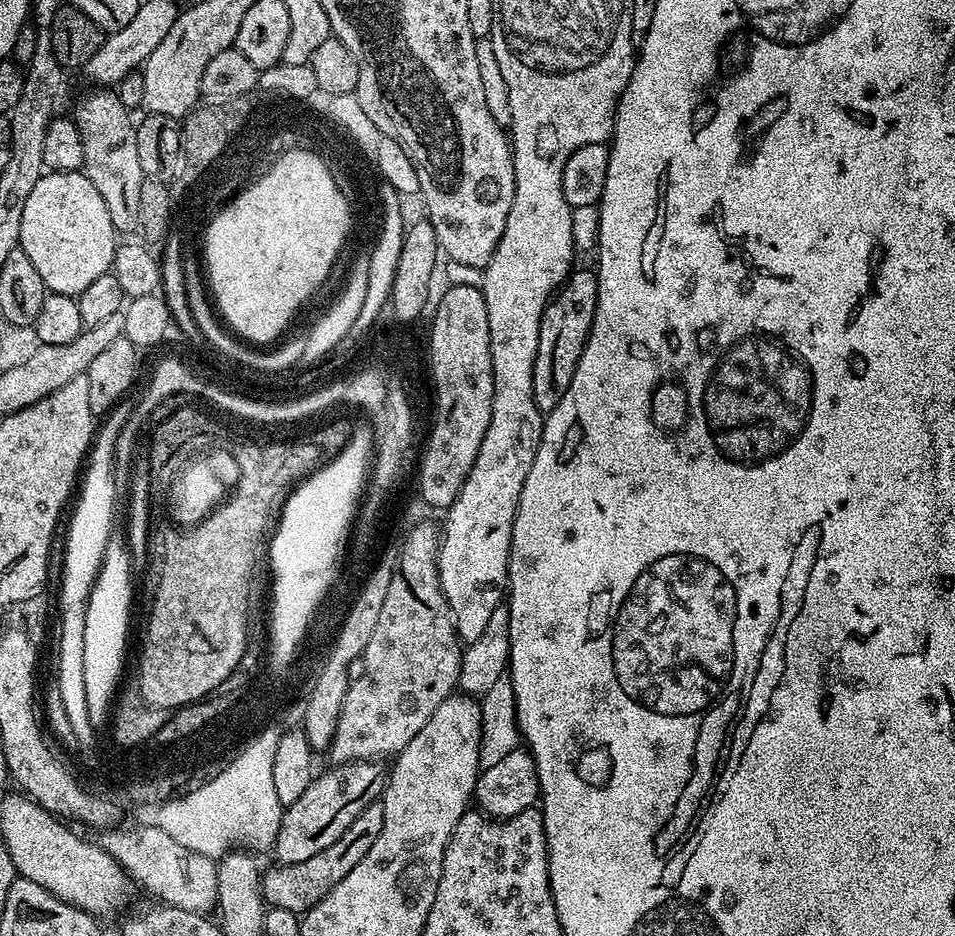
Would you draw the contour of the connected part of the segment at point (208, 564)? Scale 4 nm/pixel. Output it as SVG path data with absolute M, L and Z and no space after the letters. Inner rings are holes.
M251 447L242 454L240 463L244 476L221 503L223 511L212 520L202 520L183 530L169 526L151 533L146 572L152 575L152 613L146 616L146 622L152 629L146 632L149 645L144 660L144 692L154 707L179 710L212 696L249 651L248 603L252 600L252 583L260 572L260 563L263 565L269 555L264 537L279 512L284 491L287 487L295 491L296 480L316 463L316 452L310 447Z

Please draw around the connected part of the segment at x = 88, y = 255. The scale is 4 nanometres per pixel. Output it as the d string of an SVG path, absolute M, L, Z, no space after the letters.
M49 171L30 190L26 210L22 210L19 251L34 262L34 270L42 274L49 293L79 296L94 278L105 275L113 267L118 233L110 222L102 194L94 190L83 171Z

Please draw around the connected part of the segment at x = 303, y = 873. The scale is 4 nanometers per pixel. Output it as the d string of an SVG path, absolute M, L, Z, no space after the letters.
M377 802L362 810L362 814L358 814L358 818L354 818L352 825L342 834L342 838L326 846L326 850L314 854L314 858L306 858L306 862L280 864L269 872L267 869L262 876L265 905L297 914L311 910L327 892L338 886L338 882L342 882L342 878L346 878L346 874L350 874L350 870L354 870L354 866L358 866L358 862L362 862L362 858L366 858L370 846L374 846L378 834L382 834L383 825L384 806Z

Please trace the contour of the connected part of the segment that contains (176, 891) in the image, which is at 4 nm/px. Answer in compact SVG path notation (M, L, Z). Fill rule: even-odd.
M158 831L130 832L128 835L116 832L115 835L103 837L102 846L124 867L125 872L132 877L133 881L138 882L160 899L157 901L199 914L208 914L211 908L213 911L217 907L218 864L215 859L207 857L206 854L180 848L178 844L172 843L168 836L163 836Z

